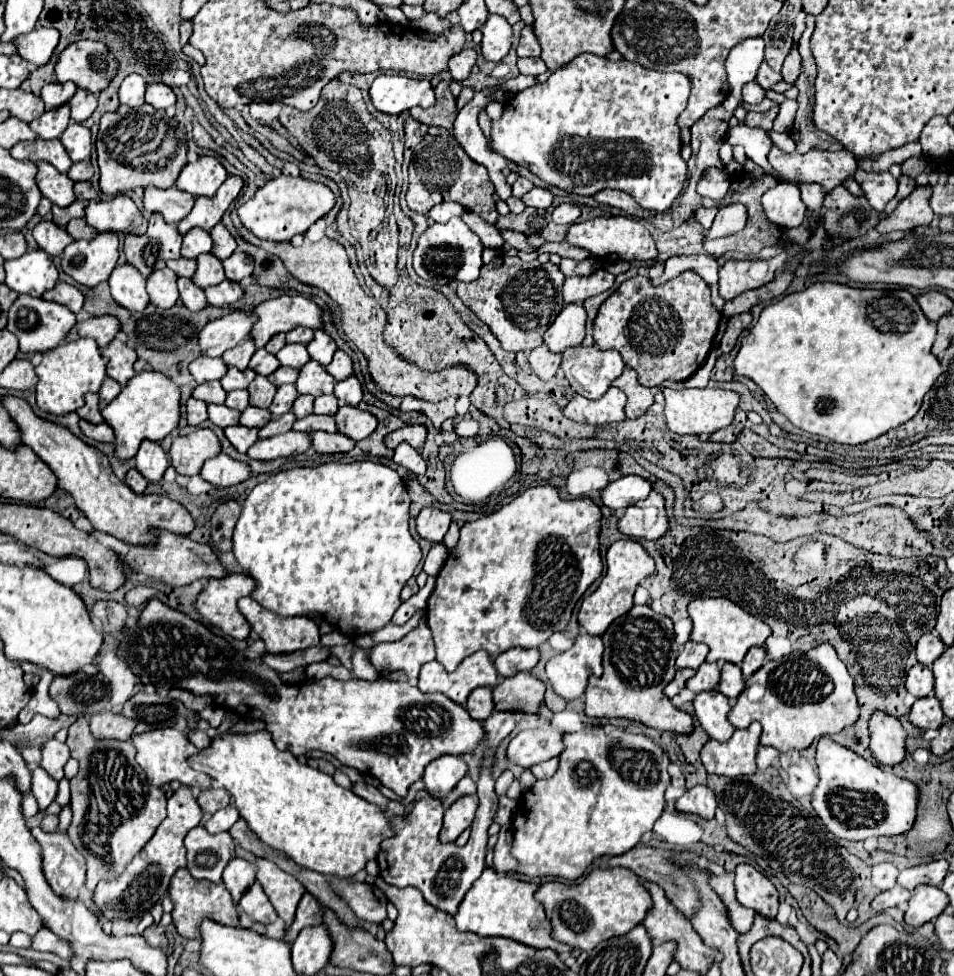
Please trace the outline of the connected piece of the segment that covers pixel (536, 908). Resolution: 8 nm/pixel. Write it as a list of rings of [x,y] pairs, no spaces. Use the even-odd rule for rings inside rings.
[[[485,867],[483,875],[463,897],[457,913],[453,915],[459,931],[473,931],[481,937],[509,937],[537,949],[555,949],[557,953],[571,951],[571,947],[551,937],[551,927],[539,901],[535,901],[537,883],[515,879],[513,873],[499,873],[495,867]]]

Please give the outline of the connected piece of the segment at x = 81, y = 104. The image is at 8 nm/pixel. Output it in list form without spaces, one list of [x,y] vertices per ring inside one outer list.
[[[77,89],[73,99],[69,101],[69,105],[71,105],[71,119],[77,123],[83,123],[85,119],[89,119],[93,115],[99,101],[97,101],[95,93],[91,93],[87,89]]]

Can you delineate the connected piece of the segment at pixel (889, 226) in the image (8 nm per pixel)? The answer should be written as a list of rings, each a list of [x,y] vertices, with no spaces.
[[[931,185],[925,187],[915,187],[913,193],[909,193],[905,199],[899,201],[895,211],[881,219],[877,225],[879,233],[889,233],[889,231],[911,231],[921,225],[929,225],[933,221],[933,211],[929,205],[931,199]]]

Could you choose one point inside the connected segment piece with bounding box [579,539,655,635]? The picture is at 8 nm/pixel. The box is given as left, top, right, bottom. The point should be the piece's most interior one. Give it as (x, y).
(628, 563)

